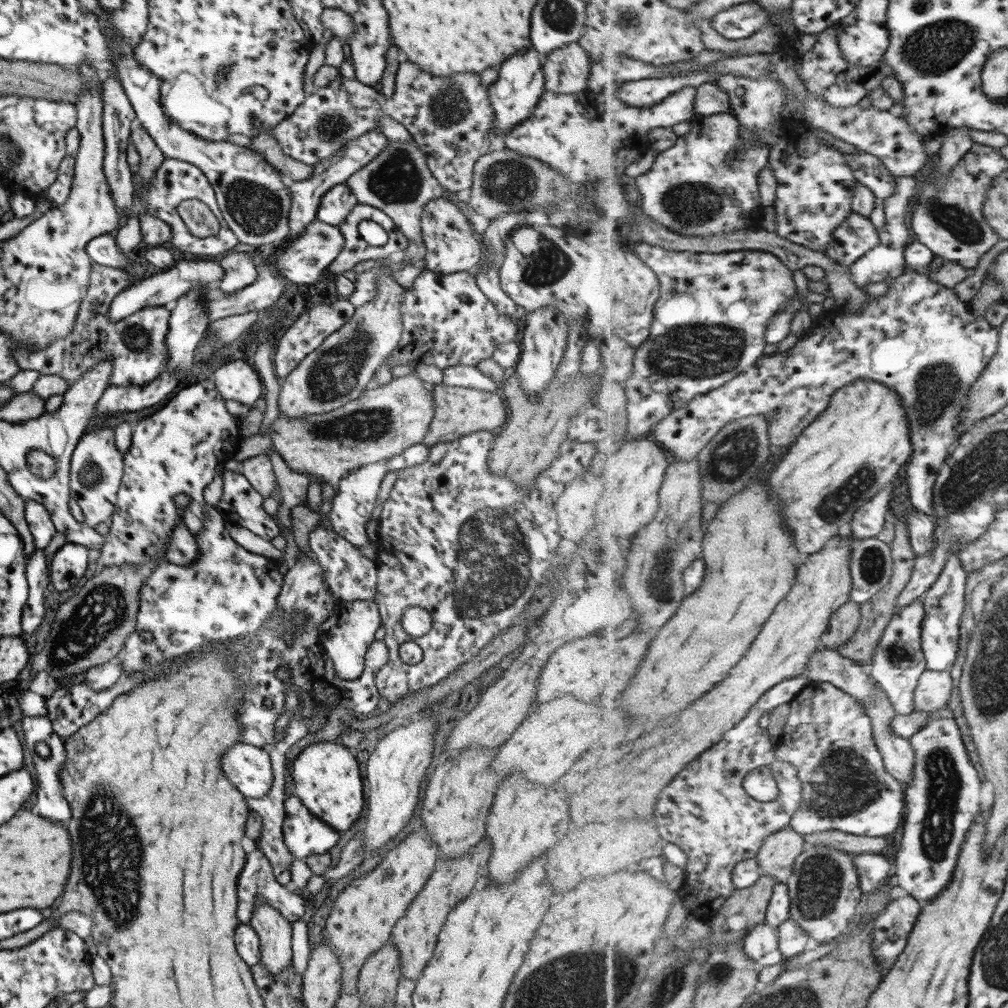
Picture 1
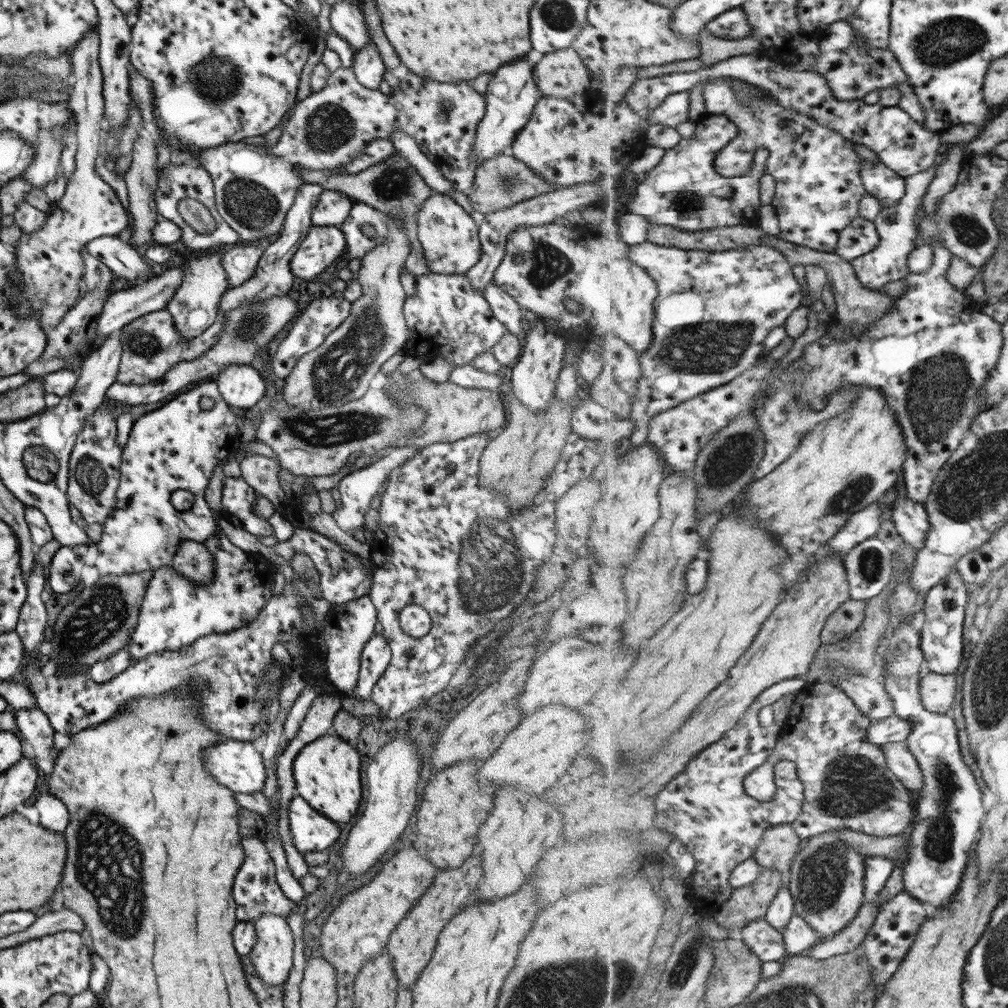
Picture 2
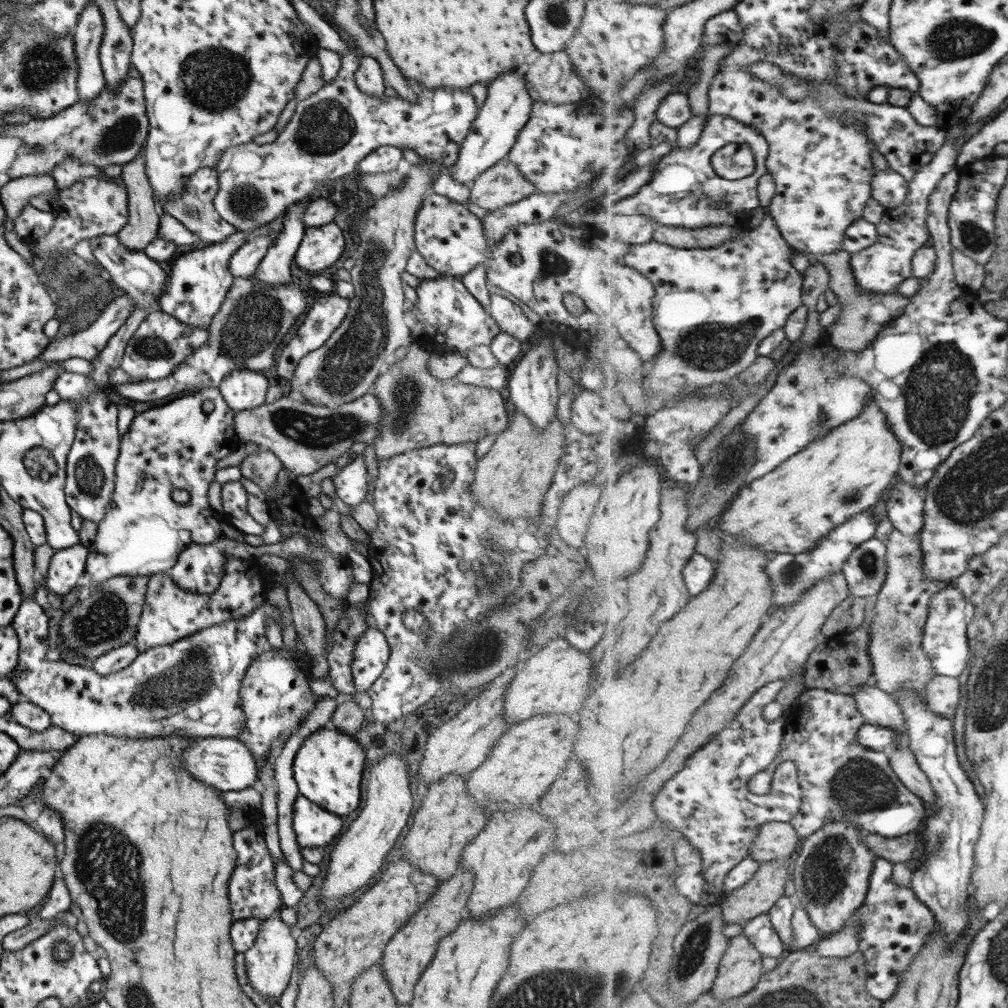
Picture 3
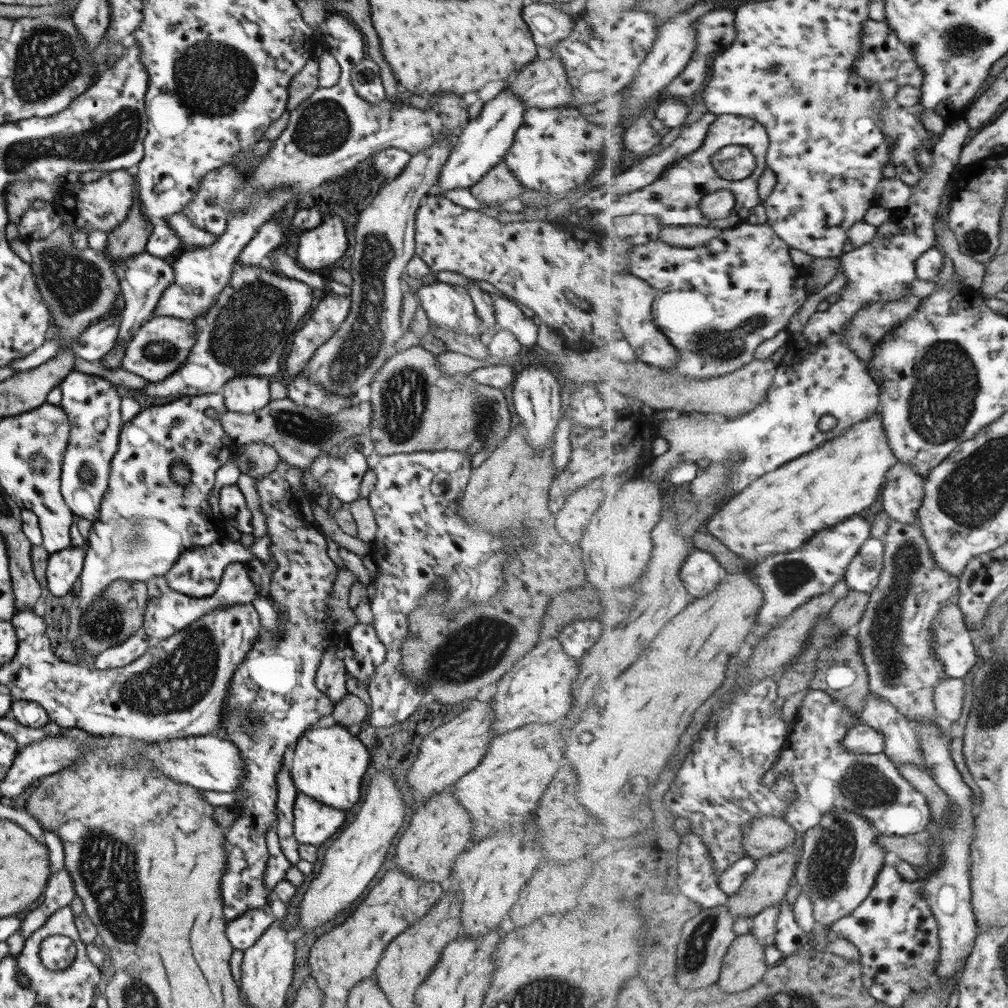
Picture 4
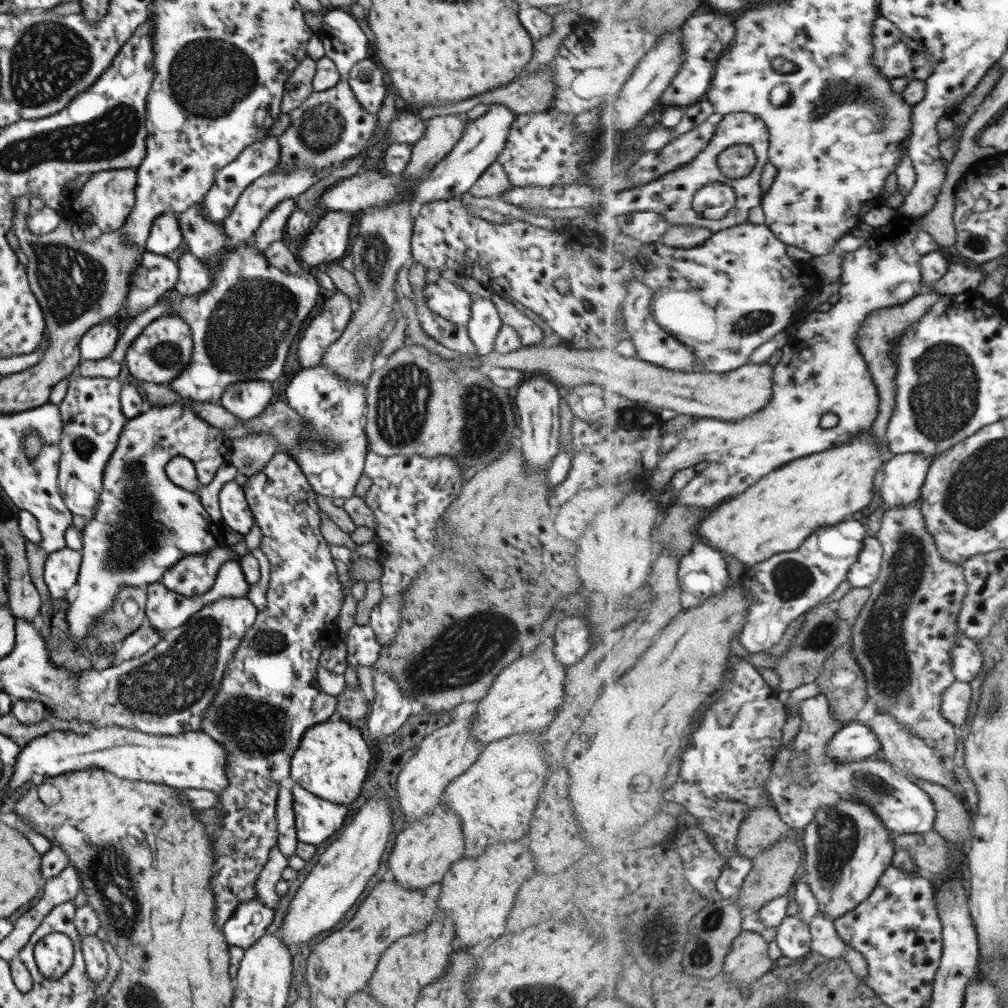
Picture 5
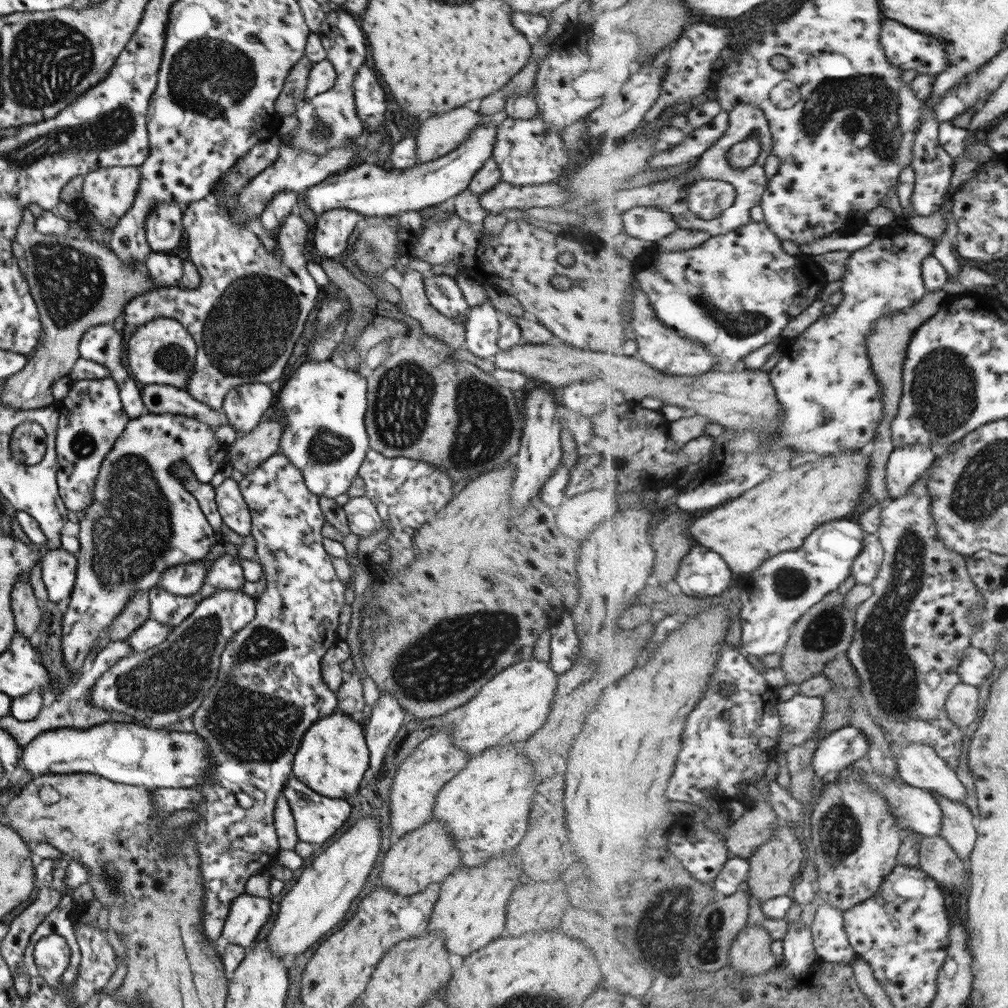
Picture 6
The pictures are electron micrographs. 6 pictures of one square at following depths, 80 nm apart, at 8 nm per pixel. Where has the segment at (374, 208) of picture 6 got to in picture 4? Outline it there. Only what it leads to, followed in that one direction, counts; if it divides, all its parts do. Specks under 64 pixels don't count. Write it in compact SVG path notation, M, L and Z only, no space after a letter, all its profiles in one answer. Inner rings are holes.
M507 86L492 99L483 103L479 114L475 118L468 119L465 127L459 130L451 146L451 152L441 167L437 182L427 195L441 194L453 188L469 188L499 163L512 145L514 134L523 122L525 109L526 106Z

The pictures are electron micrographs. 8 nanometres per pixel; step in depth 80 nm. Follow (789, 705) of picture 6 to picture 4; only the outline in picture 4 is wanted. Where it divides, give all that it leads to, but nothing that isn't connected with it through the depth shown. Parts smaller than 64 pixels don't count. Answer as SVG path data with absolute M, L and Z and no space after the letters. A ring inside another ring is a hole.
M812 691L804 698L797 718L790 724L791 732L788 734L787 741L789 749L793 750L793 754L789 756L788 768L793 774L797 794L789 802L789 806L786 806L783 818L799 833L809 833L809 830L817 828L822 824L824 816L834 810L860 814L868 818L881 835L888 835L889 837L894 835L907 837L925 831L933 819L927 797L908 780L905 780L897 764L889 758L889 755L885 752L855 754L844 745L845 737L854 726L858 725L860 717L848 706L839 702L837 698L824 692Z

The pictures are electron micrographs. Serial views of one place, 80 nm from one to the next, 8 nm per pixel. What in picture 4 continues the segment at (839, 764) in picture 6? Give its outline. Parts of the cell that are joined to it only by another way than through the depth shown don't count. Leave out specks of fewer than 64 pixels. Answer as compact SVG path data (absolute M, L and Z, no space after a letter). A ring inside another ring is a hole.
M858 722L848 732L844 745L855 754L879 754L886 747L885 735L872 726Z

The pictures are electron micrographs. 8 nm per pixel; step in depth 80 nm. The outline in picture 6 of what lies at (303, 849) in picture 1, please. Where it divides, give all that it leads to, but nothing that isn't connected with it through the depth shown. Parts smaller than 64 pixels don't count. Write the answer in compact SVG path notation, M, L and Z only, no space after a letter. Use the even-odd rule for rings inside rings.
M292 775L284 783L284 789L280 795L283 795L289 803L291 816L294 818L296 838L300 842L307 842L309 845L321 845L328 840L337 828L341 828L341 824L345 822L349 816L349 810L351 810L346 799L321 796L307 788Z

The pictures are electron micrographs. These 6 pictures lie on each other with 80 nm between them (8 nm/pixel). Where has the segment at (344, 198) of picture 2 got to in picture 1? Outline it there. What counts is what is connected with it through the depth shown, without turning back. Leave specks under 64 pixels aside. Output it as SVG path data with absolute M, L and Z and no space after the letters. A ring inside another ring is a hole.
M345 183L335 185L321 197L315 220L337 226L357 203L355 195Z

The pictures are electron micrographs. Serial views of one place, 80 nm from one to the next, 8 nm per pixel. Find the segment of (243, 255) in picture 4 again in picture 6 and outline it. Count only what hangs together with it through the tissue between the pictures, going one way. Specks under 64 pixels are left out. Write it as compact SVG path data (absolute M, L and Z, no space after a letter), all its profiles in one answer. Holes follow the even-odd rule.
M291 190L276 192L276 195L266 203L262 213L258 216L263 230L267 234L275 234L284 218L295 210L297 193Z

